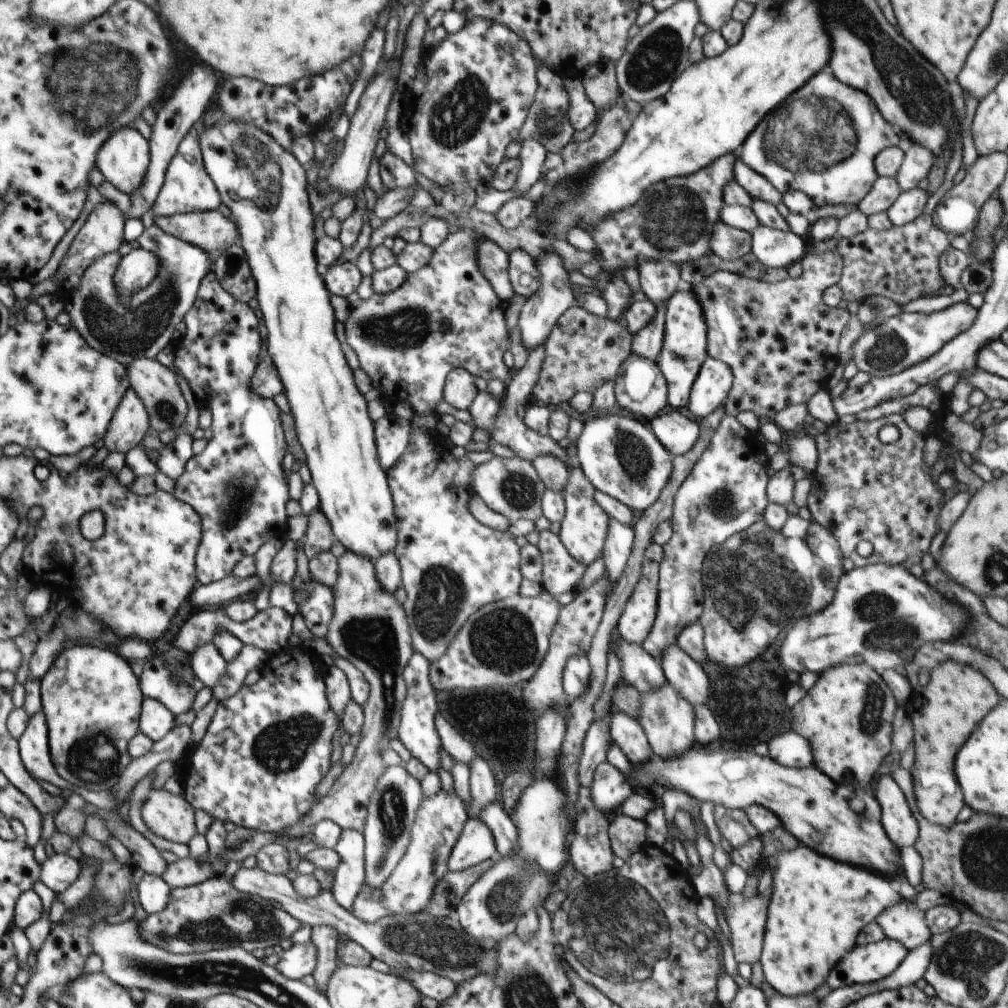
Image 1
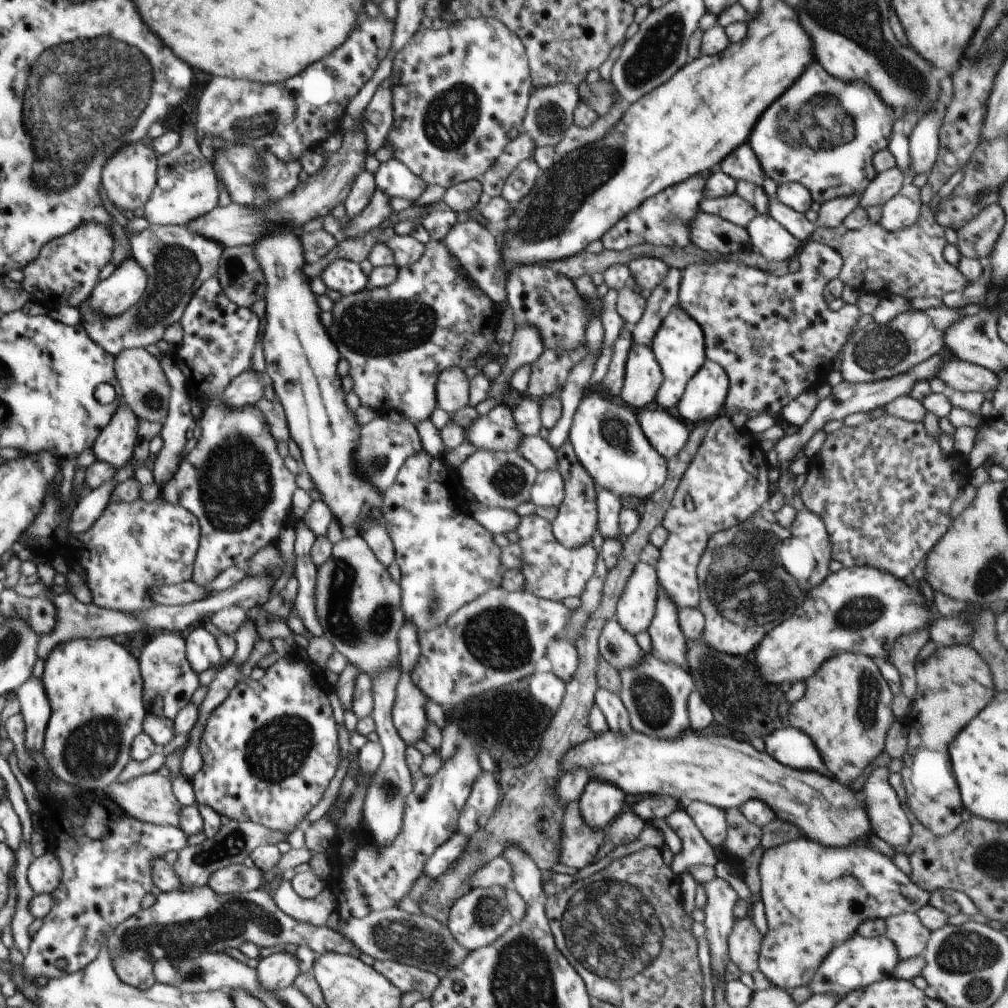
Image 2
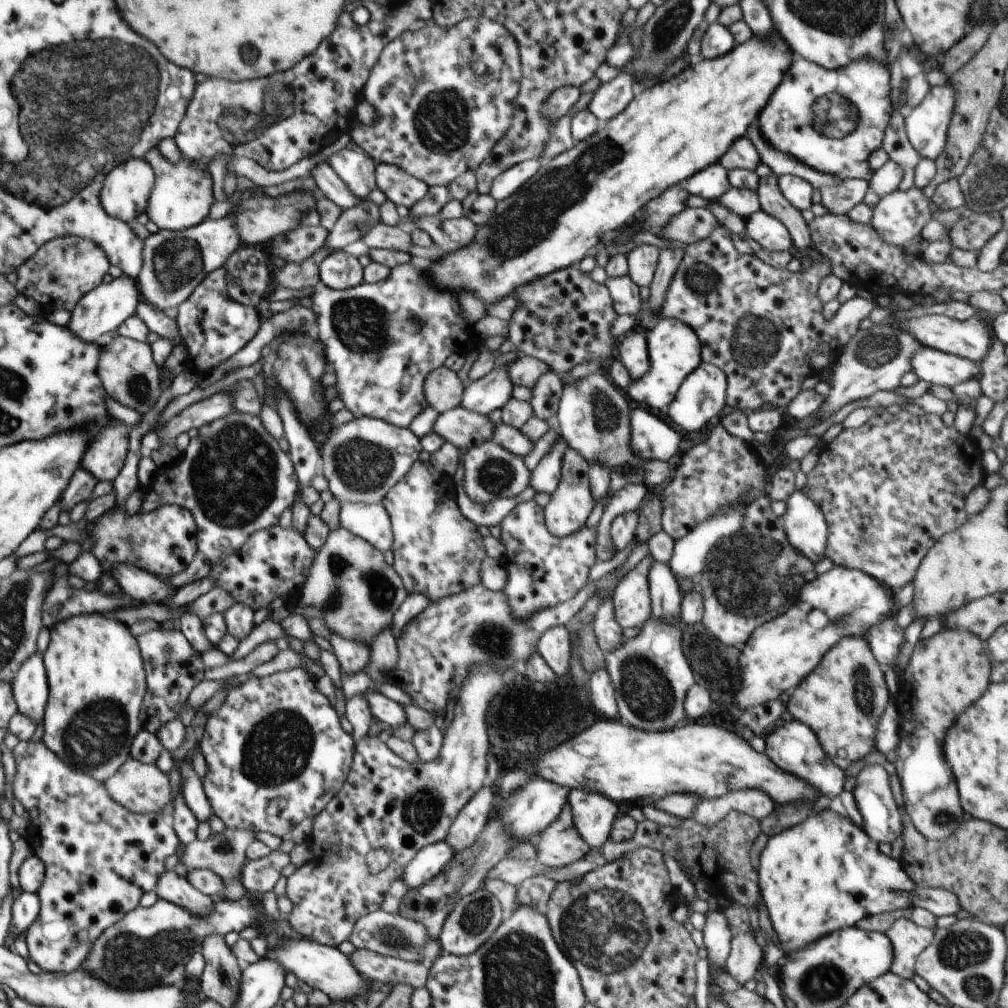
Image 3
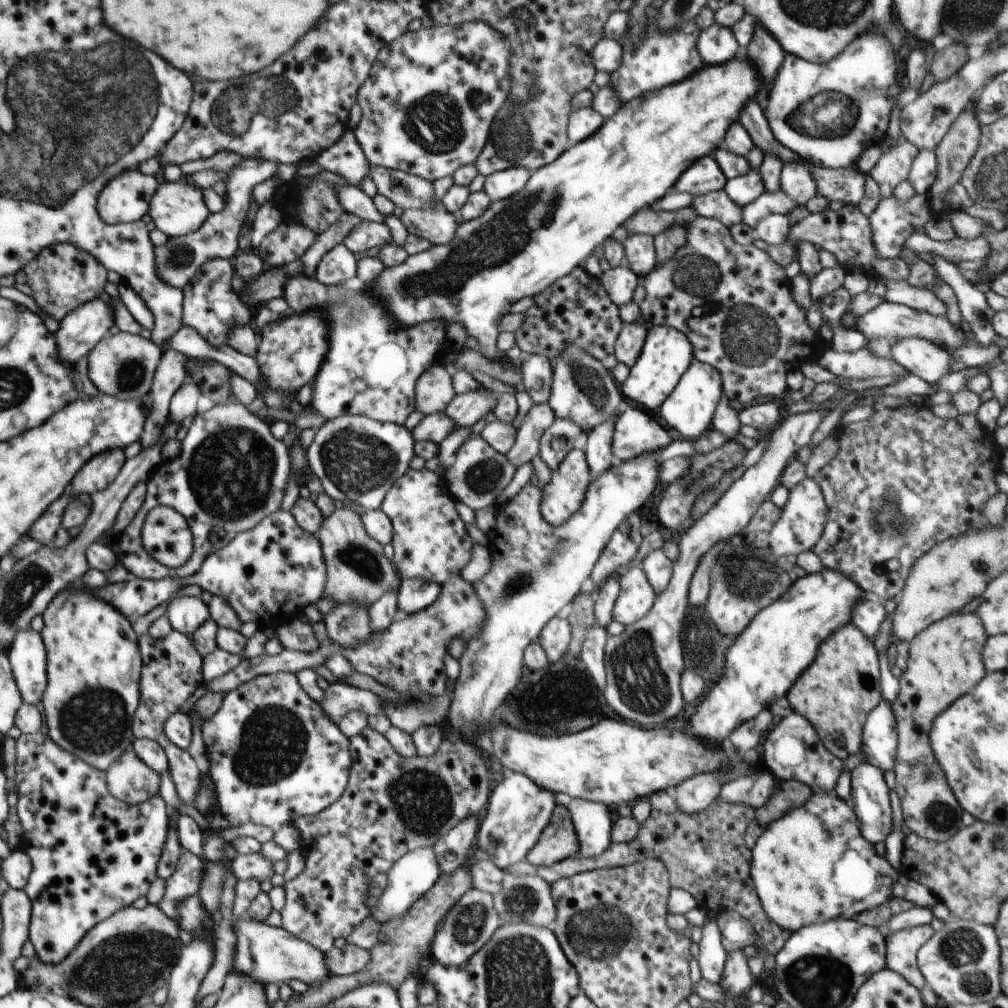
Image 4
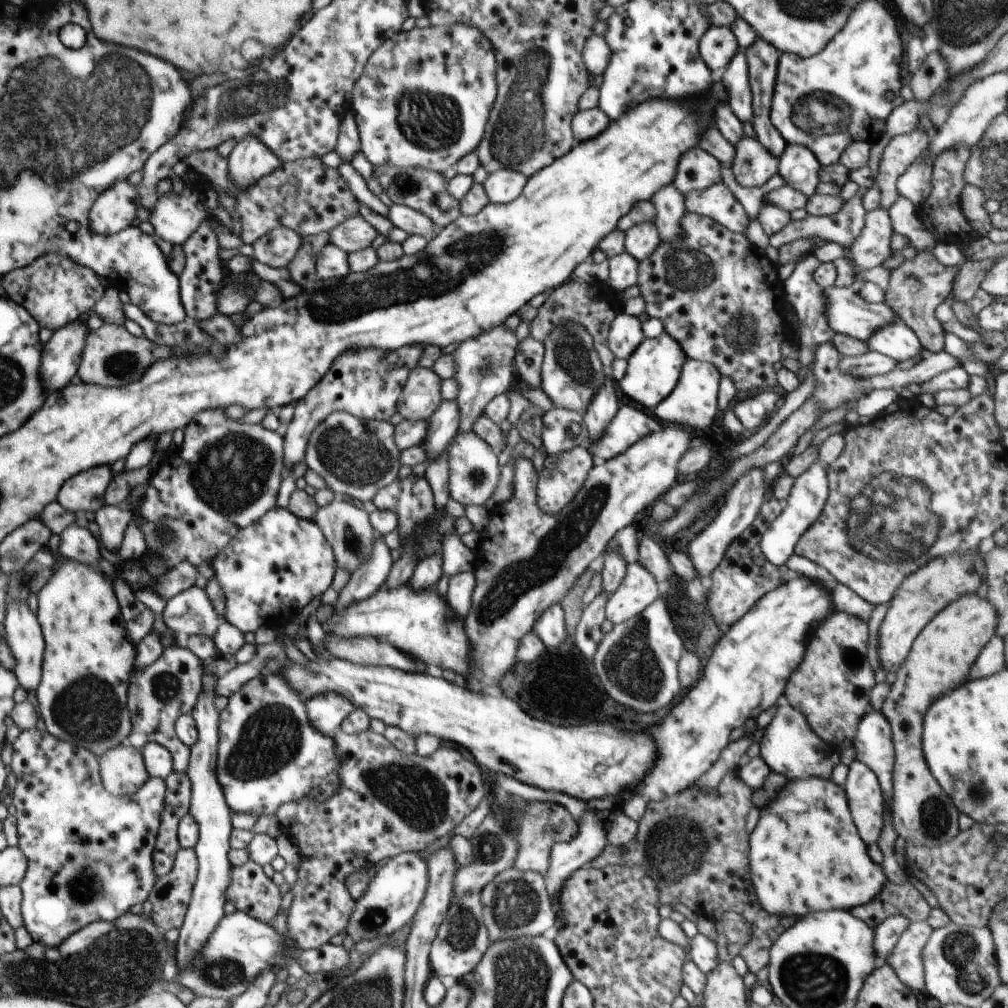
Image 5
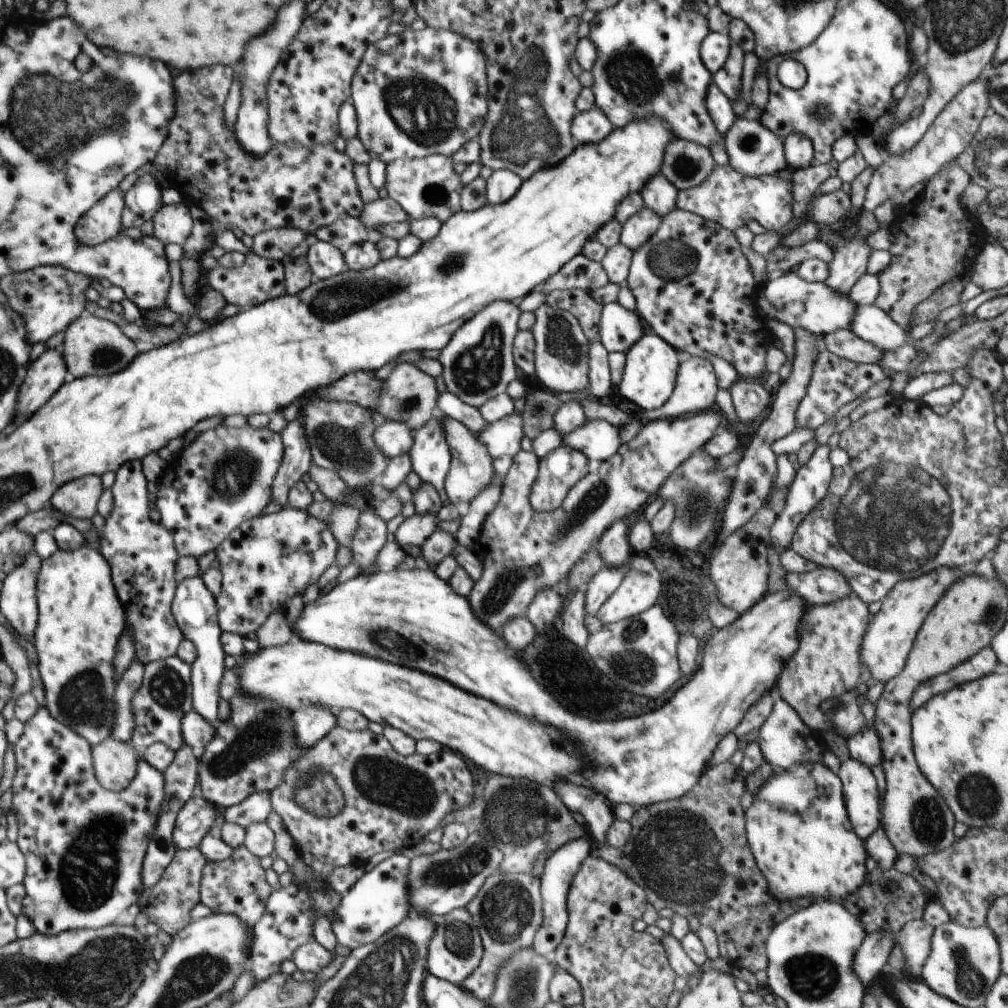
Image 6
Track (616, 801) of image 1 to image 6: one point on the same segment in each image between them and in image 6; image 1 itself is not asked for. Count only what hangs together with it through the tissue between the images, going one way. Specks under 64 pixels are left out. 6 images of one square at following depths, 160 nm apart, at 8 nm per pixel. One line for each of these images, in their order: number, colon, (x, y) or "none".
2: (601, 802)
3: (594, 815)
4: (592, 820)
5: (565, 858)
6: (560, 867)

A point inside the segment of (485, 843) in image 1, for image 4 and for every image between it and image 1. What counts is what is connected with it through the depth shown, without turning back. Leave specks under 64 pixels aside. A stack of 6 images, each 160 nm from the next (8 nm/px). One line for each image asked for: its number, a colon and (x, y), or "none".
2: (445, 856)
3: (429, 861)
4: (415, 873)

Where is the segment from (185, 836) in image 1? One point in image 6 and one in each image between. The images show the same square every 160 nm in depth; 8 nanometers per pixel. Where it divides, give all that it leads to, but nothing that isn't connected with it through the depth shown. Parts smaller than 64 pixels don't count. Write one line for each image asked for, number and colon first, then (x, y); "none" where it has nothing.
2: (150, 798)
3: (137, 786)
4: (130, 779)
5: (123, 770)
6: (115, 762)

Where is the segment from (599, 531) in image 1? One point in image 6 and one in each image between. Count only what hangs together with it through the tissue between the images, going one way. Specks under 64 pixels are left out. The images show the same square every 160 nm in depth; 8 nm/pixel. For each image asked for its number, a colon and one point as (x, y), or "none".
2: (577, 519)
3: (571, 504)
4: (563, 496)
5: (562, 476)
6: (558, 472)

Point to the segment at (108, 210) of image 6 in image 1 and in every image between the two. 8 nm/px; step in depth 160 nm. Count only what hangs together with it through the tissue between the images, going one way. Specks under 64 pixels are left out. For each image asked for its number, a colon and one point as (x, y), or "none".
1: (124, 159)
2: (129, 177)
3: (128, 188)
4: (127, 198)
5: (115, 209)

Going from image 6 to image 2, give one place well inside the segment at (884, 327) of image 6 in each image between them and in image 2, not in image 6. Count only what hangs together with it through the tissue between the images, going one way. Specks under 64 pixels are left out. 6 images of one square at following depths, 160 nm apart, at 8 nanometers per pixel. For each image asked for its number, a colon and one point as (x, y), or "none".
2: (959, 375)
3: (930, 365)
4: (930, 362)
5: (898, 341)

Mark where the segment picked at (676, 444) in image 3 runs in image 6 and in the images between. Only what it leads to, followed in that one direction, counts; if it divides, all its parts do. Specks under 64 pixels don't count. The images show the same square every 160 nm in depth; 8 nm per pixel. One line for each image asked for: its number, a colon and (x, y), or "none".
4: (636, 432)
5: (629, 425)
6: (599, 440)

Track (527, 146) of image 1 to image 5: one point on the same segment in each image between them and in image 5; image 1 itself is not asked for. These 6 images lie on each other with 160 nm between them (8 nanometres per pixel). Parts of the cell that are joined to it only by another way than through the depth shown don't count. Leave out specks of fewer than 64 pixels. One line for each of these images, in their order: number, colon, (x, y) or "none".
2: (519, 184)
3: (511, 180)
4: (502, 184)
5: (503, 186)

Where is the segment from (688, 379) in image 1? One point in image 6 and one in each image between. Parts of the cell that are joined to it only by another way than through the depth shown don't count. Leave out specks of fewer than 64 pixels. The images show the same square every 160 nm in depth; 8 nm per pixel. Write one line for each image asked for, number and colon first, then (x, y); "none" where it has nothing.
2: (679, 346)
3: (674, 351)
4: (667, 353)
5: (653, 369)
6: (648, 380)

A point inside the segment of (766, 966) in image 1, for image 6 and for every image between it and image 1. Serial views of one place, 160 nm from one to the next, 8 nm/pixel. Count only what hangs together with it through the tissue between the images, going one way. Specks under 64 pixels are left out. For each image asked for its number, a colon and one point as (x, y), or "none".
2: (815, 898)
3: (825, 875)
4: (812, 865)
5: (811, 861)
6: (816, 853)

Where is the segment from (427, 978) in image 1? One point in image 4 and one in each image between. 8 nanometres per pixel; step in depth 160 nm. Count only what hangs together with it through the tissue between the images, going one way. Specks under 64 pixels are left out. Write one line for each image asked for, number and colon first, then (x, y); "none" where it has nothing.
2: (407, 978)
3: (390, 970)
4: (349, 959)

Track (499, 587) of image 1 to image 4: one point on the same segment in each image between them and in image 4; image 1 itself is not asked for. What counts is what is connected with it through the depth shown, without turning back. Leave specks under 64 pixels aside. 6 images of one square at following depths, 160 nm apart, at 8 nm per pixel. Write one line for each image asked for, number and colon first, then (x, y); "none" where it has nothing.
2: (446, 557)
3: (437, 552)
4: (430, 542)

